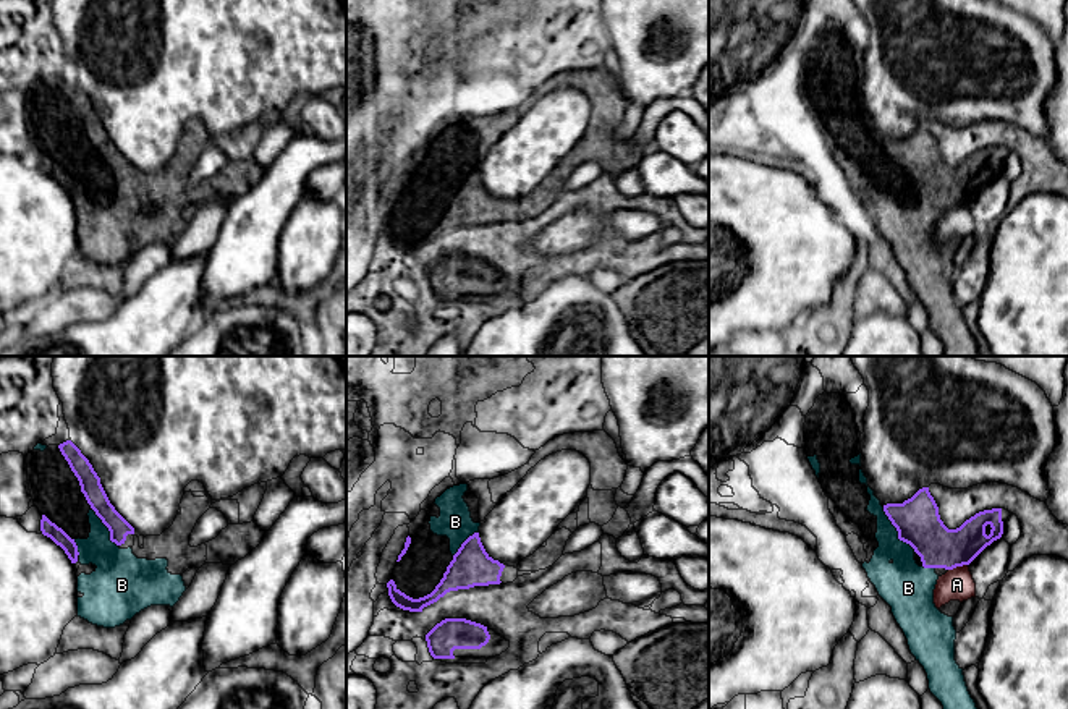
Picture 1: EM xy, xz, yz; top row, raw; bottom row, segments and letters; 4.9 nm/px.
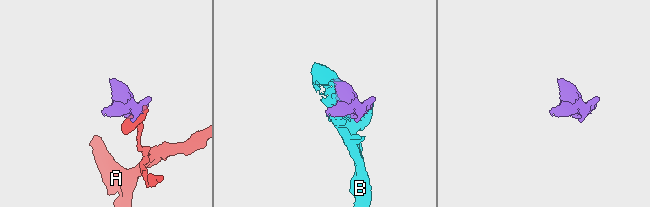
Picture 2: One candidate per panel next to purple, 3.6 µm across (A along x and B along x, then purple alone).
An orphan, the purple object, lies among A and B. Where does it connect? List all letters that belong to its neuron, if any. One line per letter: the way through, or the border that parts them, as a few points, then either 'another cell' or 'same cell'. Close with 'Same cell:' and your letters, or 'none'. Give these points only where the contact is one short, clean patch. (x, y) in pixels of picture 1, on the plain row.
A: along yz (966, 201), (949, 208) | another cell
B: same cell
Same cell: B

